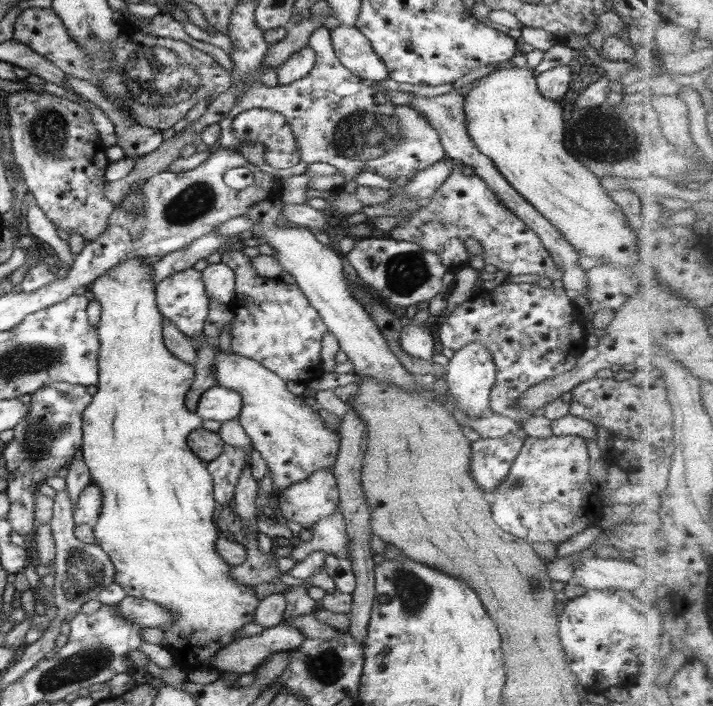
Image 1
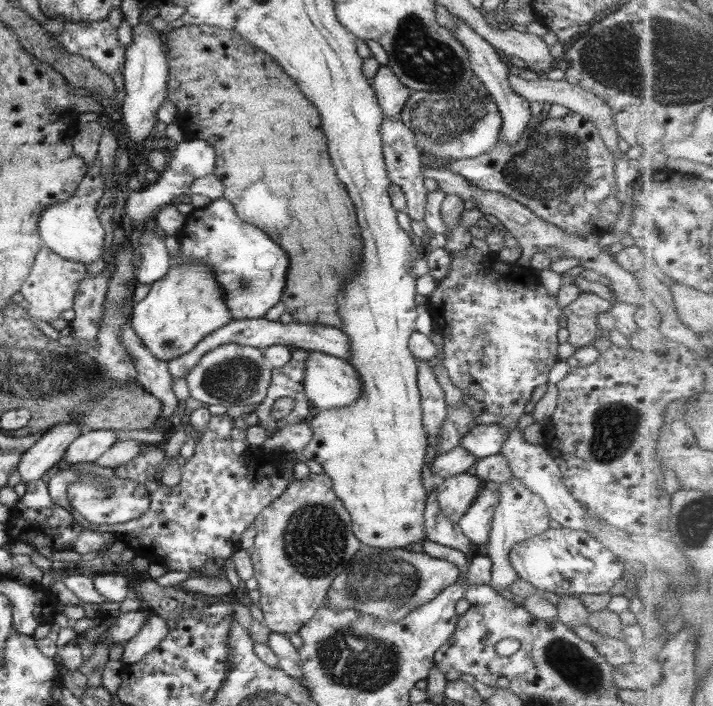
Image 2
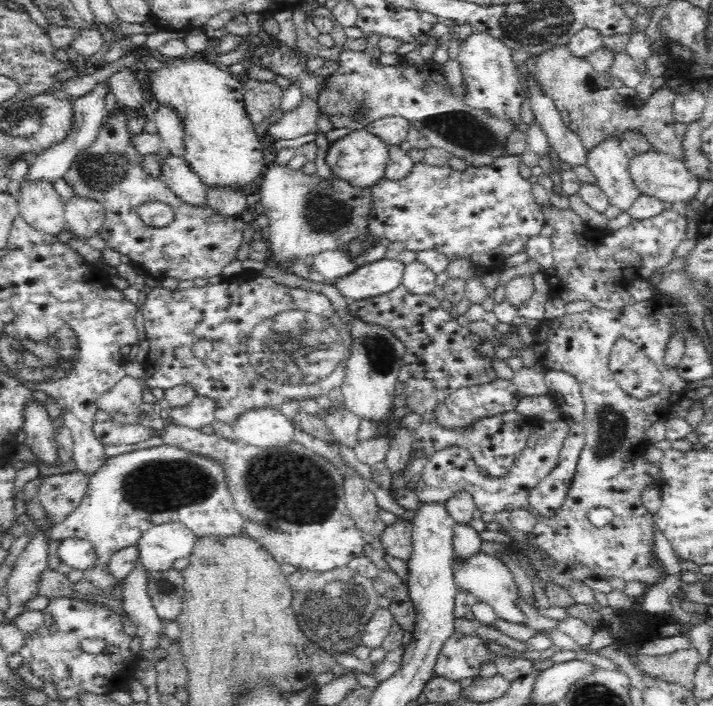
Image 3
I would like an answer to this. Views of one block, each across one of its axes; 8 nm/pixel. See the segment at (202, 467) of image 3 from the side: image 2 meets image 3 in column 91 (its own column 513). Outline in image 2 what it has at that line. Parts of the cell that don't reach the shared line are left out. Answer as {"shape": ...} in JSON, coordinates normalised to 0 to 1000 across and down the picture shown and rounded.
{"shape":[[[718,674],[715,683],[707,683],[698,688],[701,711],[697,712],[689,739],[689,752],[683,772],[675,779],[690,795],[687,830],[698,839],[704,833],[715,833],[715,829],[727,820],[727,813],[712,790],[712,783],[724,768],[732,768],[748,762],[753,756],[763,755],[771,748],[773,737],[766,714],[755,700],[741,694],[735,683],[724,674]]]}

